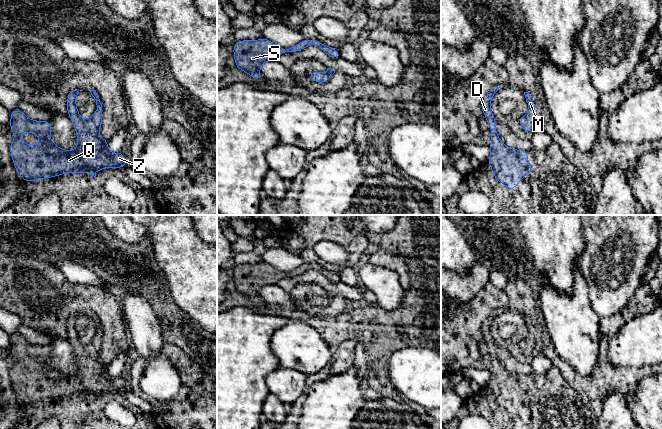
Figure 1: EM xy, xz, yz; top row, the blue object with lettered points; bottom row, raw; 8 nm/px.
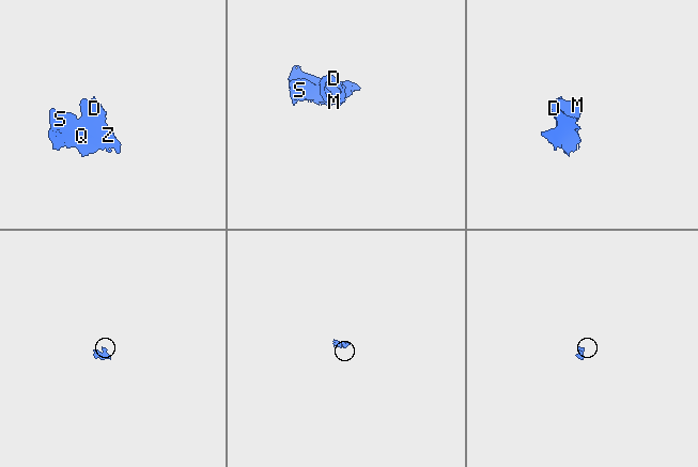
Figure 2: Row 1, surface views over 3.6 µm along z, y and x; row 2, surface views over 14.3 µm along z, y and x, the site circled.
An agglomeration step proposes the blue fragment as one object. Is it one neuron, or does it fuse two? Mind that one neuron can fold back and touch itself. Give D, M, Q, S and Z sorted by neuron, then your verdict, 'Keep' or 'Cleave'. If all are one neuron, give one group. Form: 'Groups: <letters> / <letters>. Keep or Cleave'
Groups: D M Q S Z. Keep

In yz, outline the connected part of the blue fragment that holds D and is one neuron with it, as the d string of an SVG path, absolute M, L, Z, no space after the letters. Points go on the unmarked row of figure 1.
M498 311L488 316L481 327L482 336L491 354L490 382L487 389L491 391L495 403L512 415L524 401L534 394L534 391L528 389L528 374L507 371L497 358L496 349L498 347L491 333L491 325L500 313L501 311Z

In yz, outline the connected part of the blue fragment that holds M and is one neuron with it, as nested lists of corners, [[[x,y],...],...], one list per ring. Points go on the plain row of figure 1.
[[[524,316],[526,326],[528,328],[527,337],[522,340],[519,344],[520,352],[522,352],[525,356],[530,357],[536,344],[536,328],[532,322],[532,320],[528,316]]]

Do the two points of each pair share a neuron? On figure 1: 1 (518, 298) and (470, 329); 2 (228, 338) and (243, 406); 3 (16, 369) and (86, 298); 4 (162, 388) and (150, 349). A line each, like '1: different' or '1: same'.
1: same
2: same
3: different
4: same

